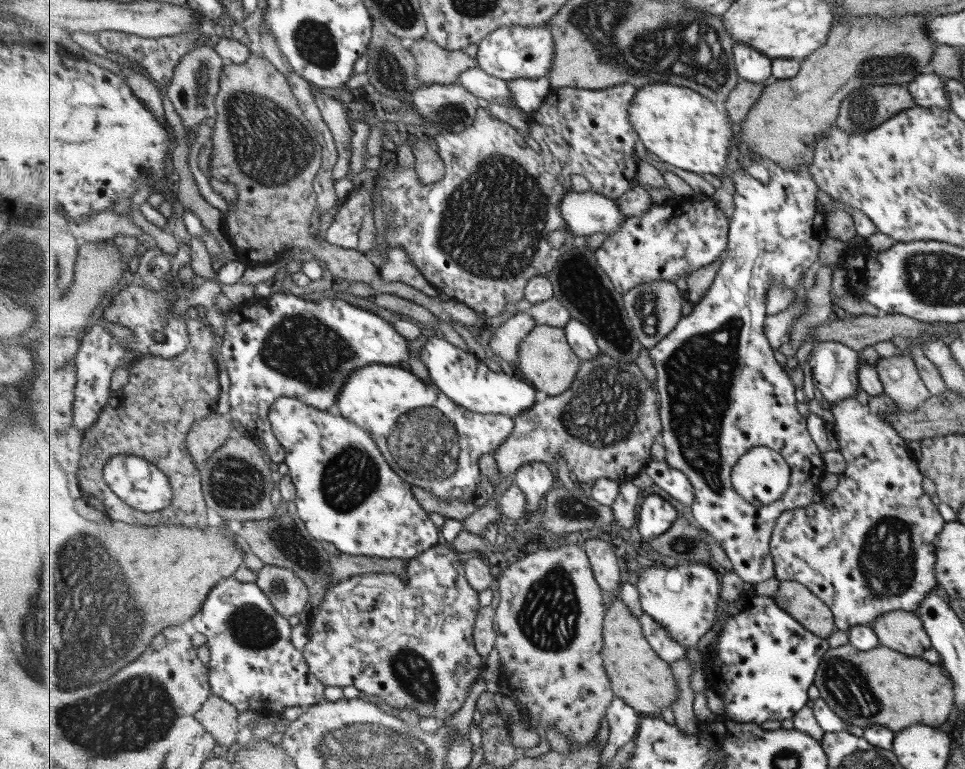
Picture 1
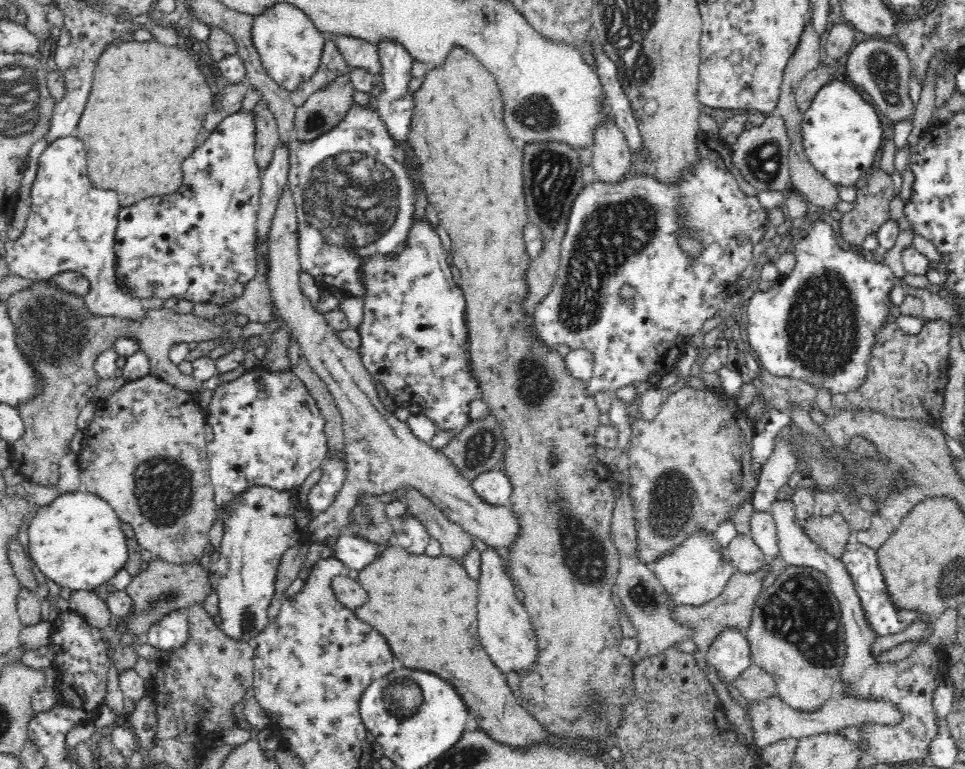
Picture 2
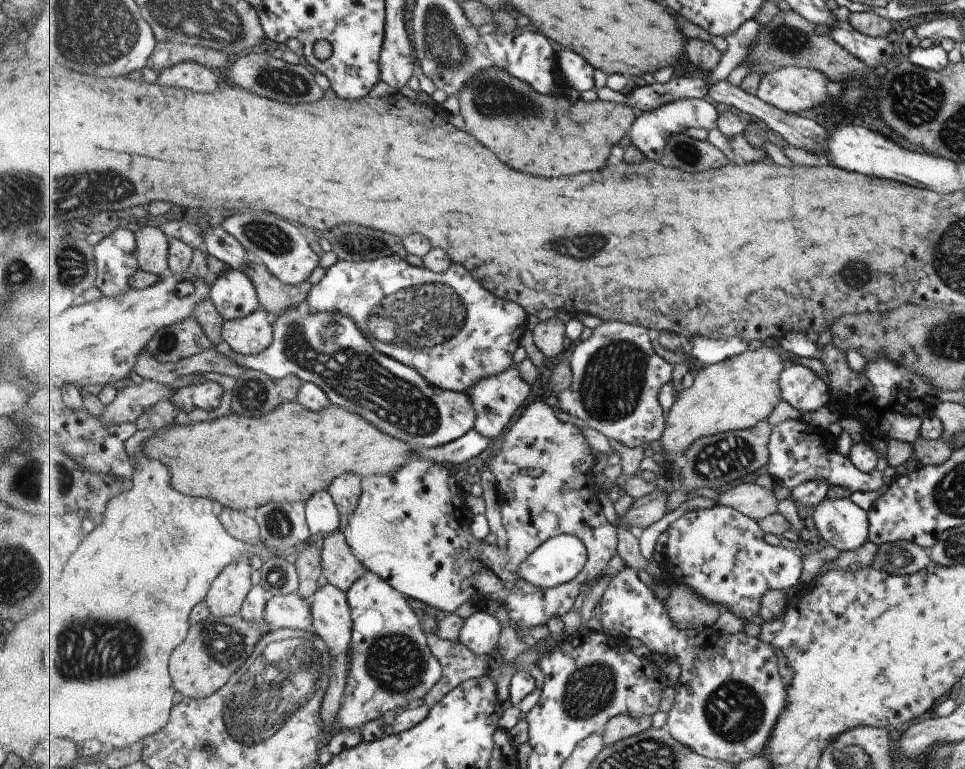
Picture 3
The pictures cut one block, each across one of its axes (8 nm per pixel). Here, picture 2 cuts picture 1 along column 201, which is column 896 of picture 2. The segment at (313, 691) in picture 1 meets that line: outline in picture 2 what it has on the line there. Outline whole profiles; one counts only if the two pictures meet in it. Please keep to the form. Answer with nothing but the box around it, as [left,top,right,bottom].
[841,534,929,636]

